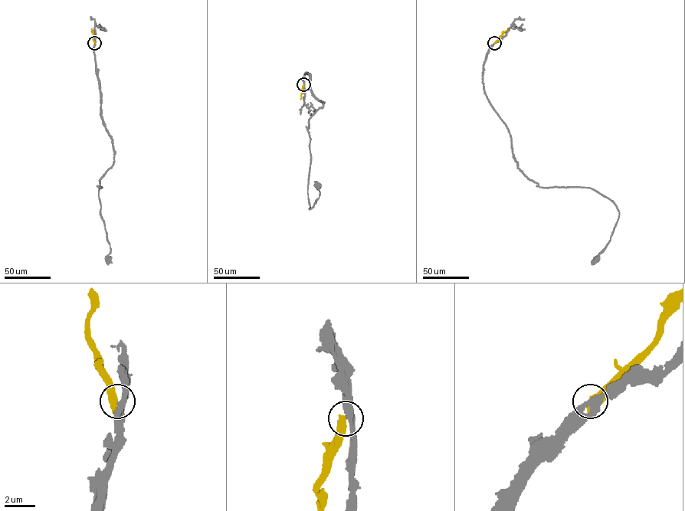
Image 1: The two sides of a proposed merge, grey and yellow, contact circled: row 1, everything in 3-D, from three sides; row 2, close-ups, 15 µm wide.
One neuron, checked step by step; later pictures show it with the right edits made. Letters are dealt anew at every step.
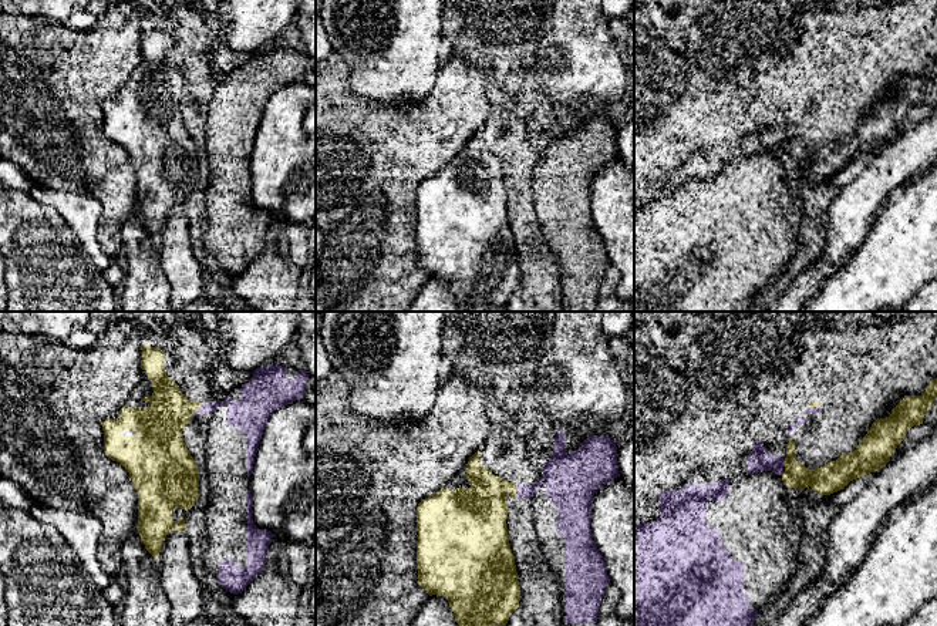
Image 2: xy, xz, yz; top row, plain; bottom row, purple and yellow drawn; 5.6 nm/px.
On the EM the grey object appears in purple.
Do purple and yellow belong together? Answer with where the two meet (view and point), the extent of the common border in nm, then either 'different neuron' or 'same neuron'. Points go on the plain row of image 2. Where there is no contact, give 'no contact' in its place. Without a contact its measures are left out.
contact xz (518, 172); length 70 nm; different neuron

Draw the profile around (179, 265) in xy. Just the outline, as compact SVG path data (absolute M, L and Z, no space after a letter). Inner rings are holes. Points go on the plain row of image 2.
M188 212L166 216L156 239L162 270L171 286L172 312L183 309L205 296L203 276L195 258Z

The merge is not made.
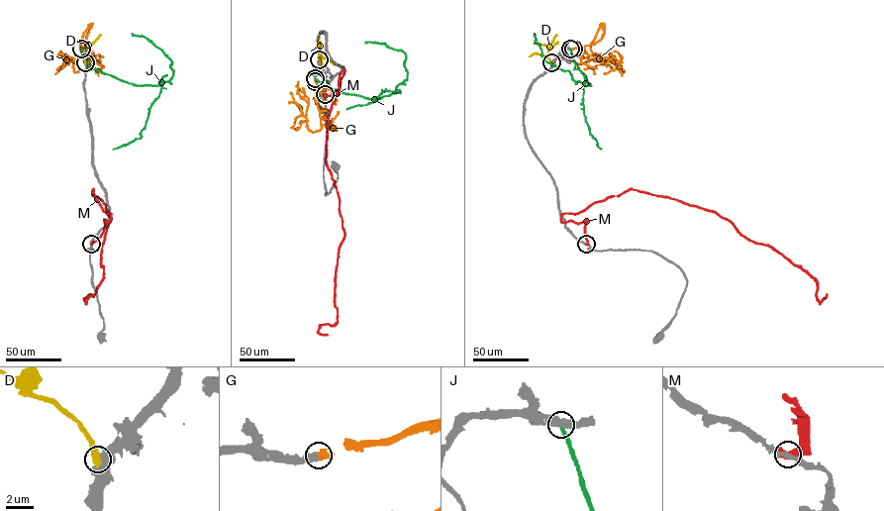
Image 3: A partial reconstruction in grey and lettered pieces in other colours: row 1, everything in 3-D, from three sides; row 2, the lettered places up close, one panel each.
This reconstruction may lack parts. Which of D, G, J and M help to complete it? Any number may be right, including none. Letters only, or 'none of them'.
G

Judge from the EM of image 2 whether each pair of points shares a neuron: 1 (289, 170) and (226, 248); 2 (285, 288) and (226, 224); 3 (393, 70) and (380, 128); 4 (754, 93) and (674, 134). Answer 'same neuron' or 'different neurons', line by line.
1: different neurons
2: different neurons
3: different neurons
4: different neurons

